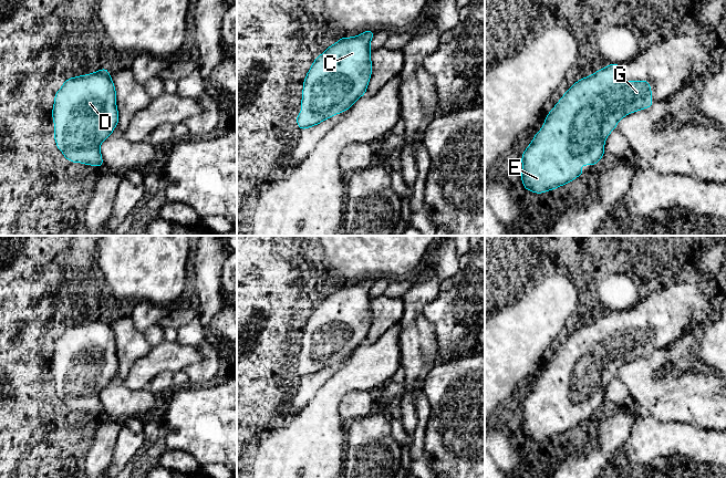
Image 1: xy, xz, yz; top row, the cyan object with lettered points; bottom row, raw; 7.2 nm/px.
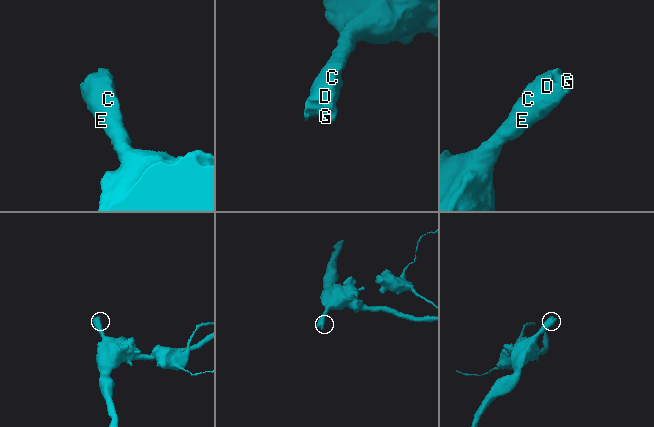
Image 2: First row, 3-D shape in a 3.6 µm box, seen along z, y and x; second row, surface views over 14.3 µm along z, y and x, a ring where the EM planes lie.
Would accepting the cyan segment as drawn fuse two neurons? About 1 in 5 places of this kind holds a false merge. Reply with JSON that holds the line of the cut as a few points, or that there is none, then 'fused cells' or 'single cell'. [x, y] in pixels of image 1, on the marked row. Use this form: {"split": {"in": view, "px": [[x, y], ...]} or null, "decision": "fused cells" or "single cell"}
{"split": null, "decision": "single cell"}

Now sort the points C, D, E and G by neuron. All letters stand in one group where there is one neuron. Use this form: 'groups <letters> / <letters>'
groups C D E G

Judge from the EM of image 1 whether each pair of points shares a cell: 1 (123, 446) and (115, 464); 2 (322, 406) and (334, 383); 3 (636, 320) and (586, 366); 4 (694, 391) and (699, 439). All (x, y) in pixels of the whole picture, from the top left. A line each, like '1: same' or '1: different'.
1: same
2: same
3: same
4: different

